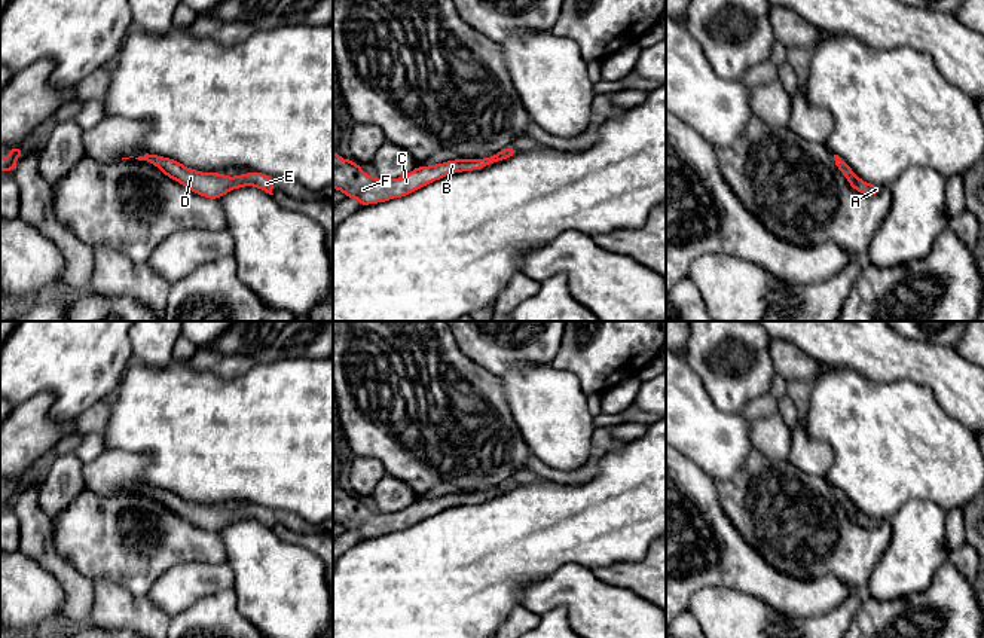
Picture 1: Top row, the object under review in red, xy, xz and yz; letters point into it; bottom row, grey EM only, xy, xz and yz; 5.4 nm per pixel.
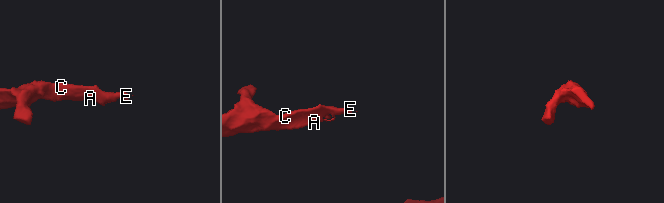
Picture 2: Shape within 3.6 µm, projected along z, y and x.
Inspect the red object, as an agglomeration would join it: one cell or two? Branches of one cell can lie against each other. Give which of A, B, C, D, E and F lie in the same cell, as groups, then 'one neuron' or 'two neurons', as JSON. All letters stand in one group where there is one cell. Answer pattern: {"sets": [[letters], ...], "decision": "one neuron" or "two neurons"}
{"sets": [["A", "B", "C", "D", "E", "F"]], "decision": "one neuron"}

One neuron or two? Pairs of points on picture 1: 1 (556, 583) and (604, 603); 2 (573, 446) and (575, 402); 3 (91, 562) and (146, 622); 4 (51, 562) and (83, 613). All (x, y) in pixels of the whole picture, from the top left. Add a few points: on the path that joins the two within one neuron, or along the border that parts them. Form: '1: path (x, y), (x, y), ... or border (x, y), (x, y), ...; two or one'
1: path (568, 586), (574, 586), (592, 603); one
2: path (573, 436), (573, 412); one
3: border (92, 580), (115, 580), (138, 597); two
4: path (64, 574), (76, 586), (78, 600); one

